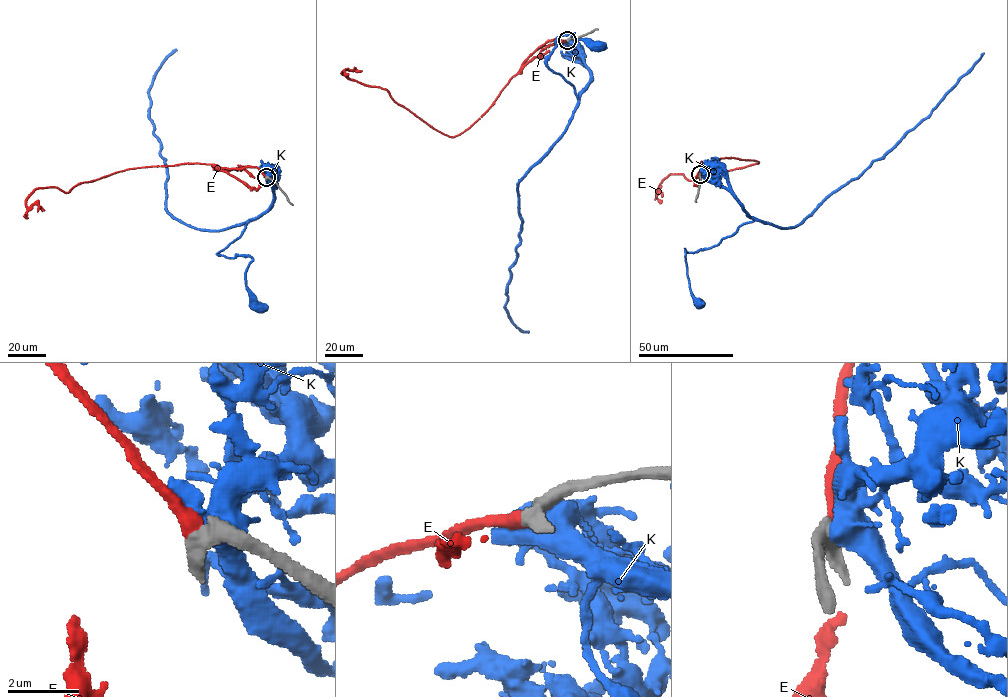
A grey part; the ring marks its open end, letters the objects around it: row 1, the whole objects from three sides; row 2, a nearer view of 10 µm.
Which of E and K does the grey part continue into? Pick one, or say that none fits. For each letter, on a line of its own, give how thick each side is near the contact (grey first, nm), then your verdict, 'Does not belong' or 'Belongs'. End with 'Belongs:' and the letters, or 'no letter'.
E: Thickness 380 nm (grey) against 440 nm. Belongs
K: Thickness 420 nm (grey) against 400 nm. Does not belong
Belongs: E

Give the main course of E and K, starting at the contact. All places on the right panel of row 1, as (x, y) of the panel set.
E: (700, 174), (700, 162), (735, 157), (759, 162), (689, 180), (671, 174), (658, 187), (662, 196)
K: (700, 174), (724, 187), (754, 219), (709, 248), (685, 250), (691, 295), (699, 304)

